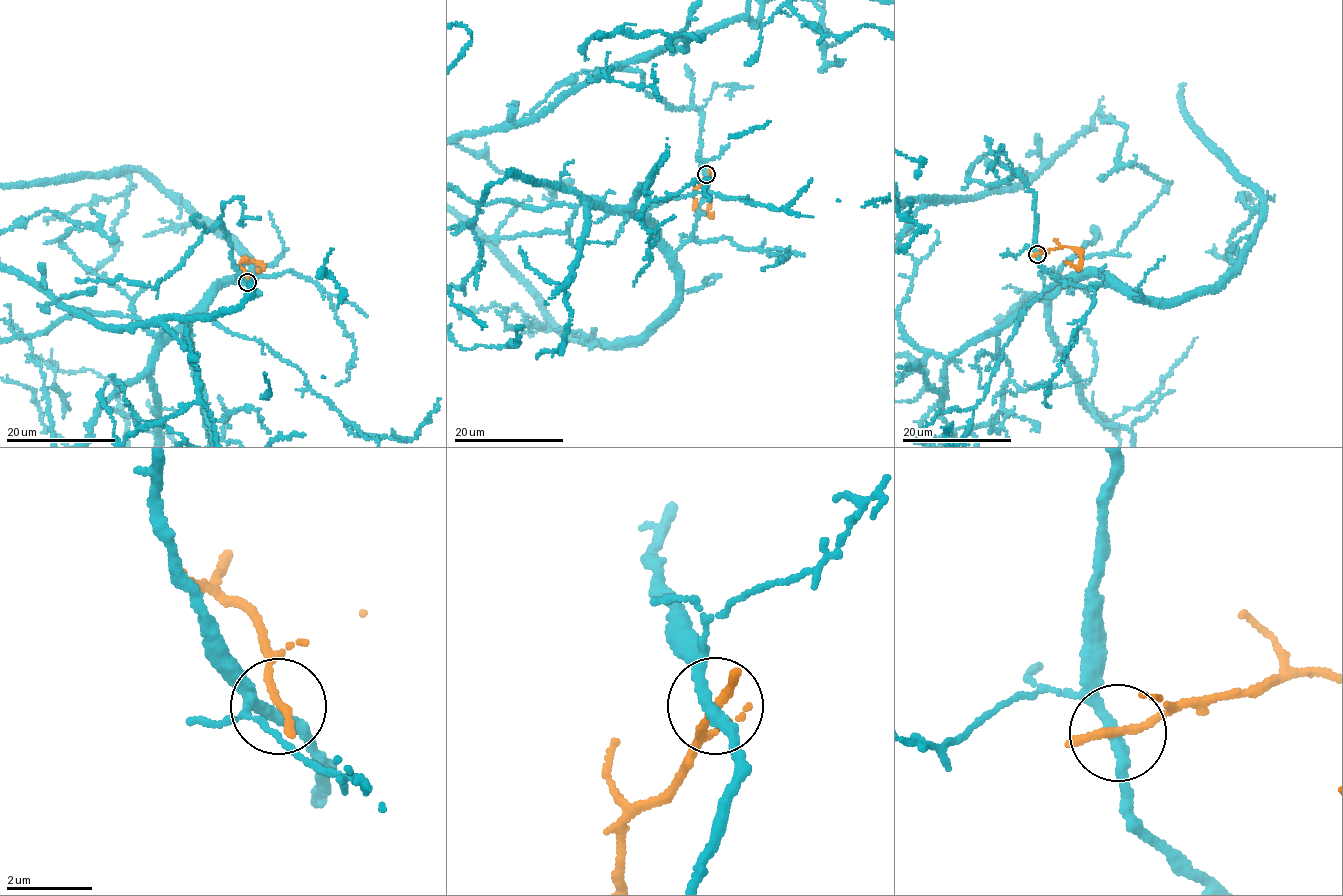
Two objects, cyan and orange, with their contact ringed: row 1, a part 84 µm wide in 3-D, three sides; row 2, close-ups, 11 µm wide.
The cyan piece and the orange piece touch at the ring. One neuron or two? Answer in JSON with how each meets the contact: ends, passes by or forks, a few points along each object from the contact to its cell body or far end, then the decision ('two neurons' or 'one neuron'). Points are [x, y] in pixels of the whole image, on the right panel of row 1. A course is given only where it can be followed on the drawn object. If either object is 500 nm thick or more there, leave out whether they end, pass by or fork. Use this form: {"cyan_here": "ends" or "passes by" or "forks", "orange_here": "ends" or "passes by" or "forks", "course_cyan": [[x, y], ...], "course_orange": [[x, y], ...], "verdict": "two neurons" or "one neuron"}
{"cyan_here": "passes by", "orange_here": "ends", "course_orange": [[1038, 255], [1062, 247], [1076, 248], [1081, 255], [1079, 268], [1066, 261]], "verdict": "two neurons"}

